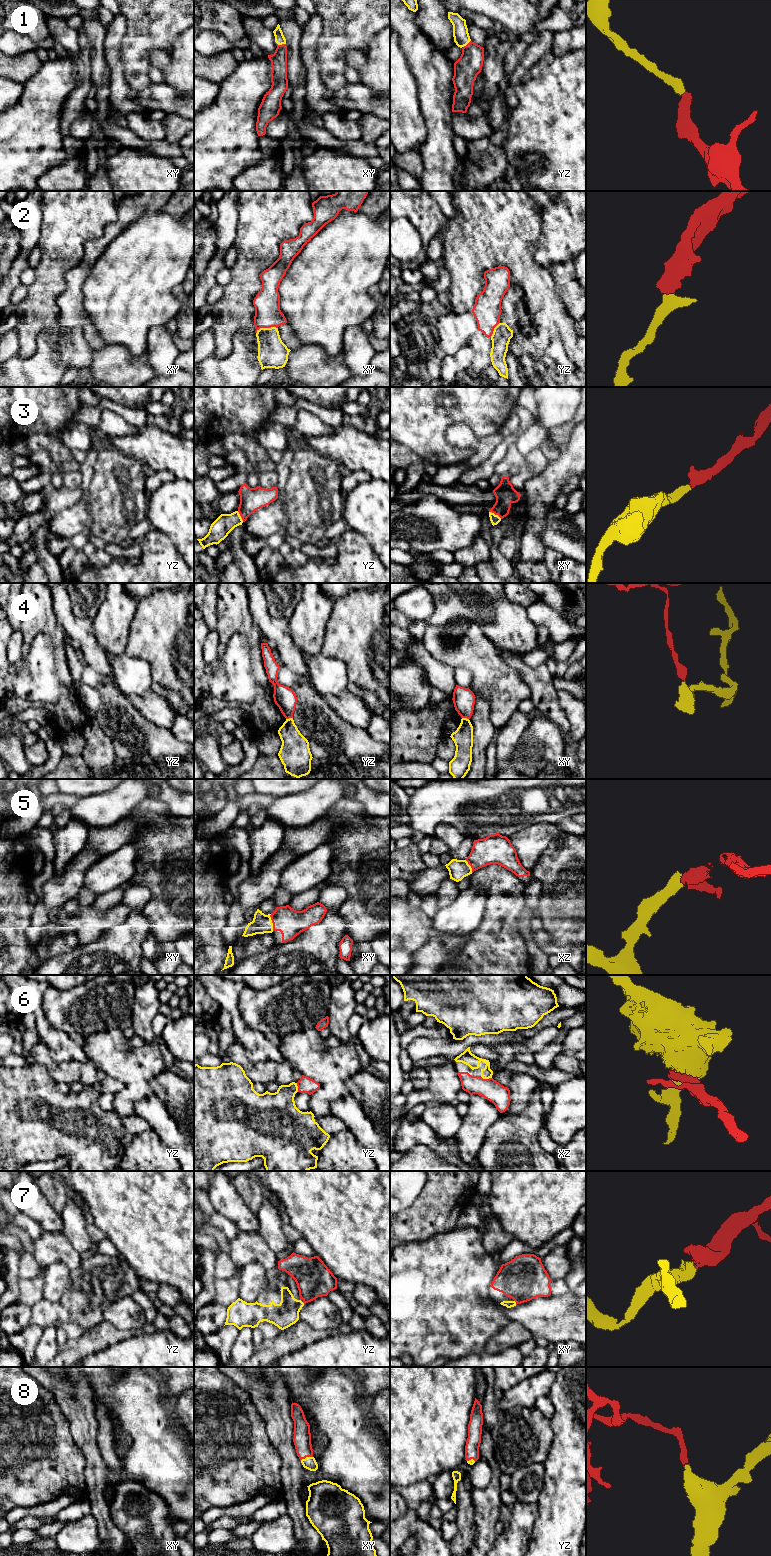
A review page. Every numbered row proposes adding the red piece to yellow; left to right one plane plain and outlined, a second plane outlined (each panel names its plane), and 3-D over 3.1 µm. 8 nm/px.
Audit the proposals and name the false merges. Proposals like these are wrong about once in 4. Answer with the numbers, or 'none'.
2, 4

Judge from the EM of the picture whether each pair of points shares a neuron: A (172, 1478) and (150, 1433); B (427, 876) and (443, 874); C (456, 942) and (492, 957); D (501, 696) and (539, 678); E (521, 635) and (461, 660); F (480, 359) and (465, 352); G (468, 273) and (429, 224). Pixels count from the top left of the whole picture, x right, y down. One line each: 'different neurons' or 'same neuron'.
A: same neuron
B: same neuron
C: different neurons
D: different neurons
E: different neurons
F: different neurons
G: different neurons

